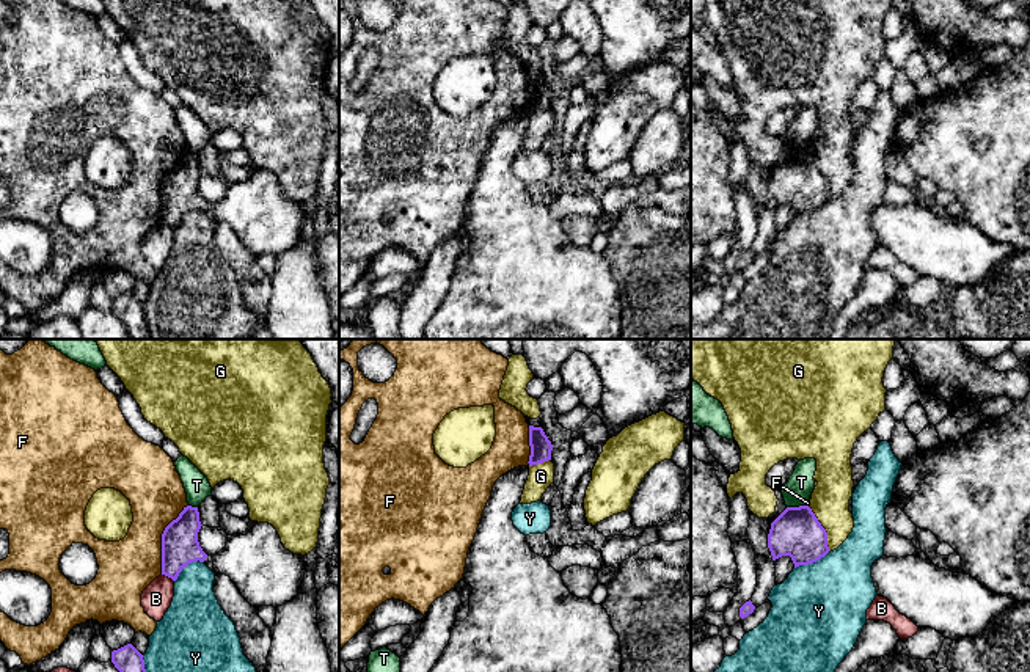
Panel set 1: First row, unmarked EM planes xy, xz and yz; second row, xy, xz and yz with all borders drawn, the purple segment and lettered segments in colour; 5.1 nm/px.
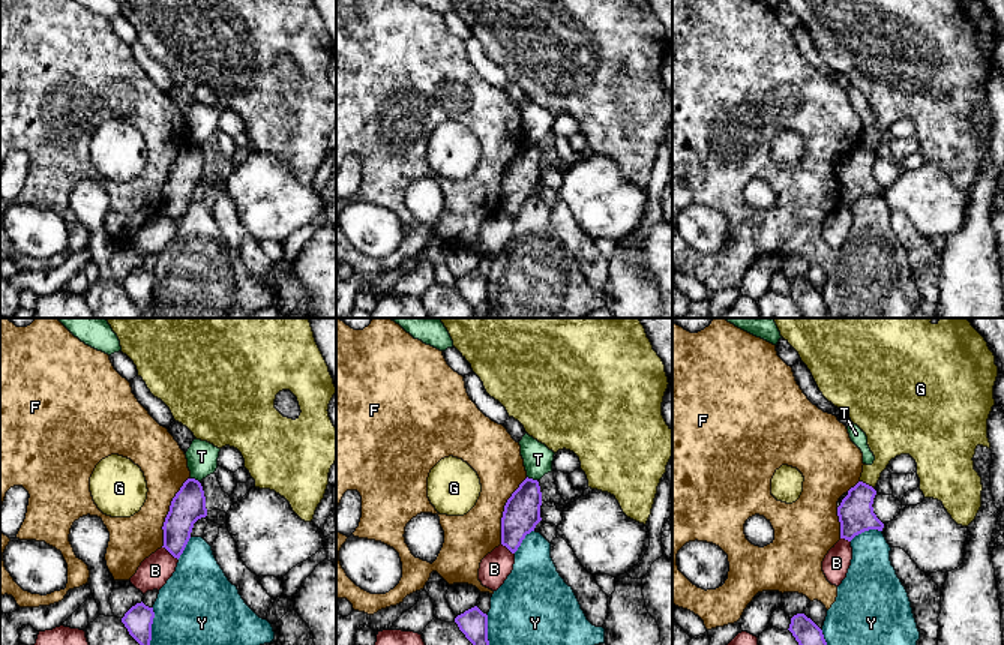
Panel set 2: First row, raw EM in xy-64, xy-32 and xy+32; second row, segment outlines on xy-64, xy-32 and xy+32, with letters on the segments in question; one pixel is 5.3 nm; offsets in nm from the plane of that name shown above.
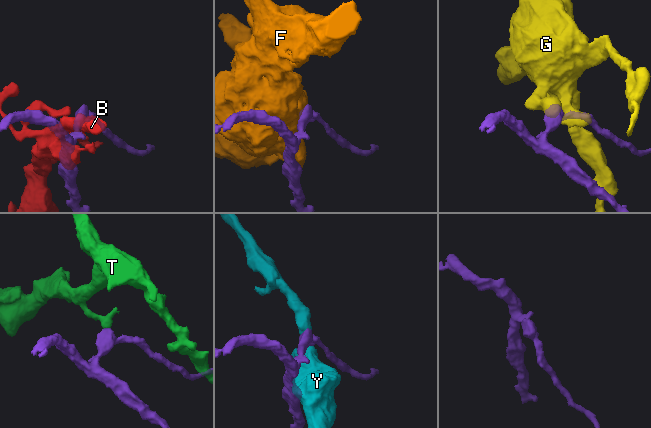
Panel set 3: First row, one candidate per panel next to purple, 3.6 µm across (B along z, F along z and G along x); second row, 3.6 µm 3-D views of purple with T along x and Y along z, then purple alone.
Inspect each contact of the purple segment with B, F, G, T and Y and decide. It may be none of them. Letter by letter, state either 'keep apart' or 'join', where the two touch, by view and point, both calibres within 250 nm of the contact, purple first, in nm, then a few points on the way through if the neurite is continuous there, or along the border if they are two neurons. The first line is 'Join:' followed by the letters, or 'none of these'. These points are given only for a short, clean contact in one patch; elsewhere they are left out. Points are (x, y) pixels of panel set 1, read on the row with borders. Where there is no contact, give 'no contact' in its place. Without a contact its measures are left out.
Join: none of these
B: keep apart; contact xy (168, 577); calibres 190 and 160 nm
F: keep apart; contact xy (162, 539); calibres 190 and 280 nm
G: keep apart; contact yz (825, 529); calibres 260 and 200 nm; border yz (807, 506), (826, 533), (829, 551)
T: keep apart; contact yz (795, 507); calibres 260 and 150 nm; border yz (803, 504), (787, 507)
Y: keep apart; contact xy (186, 566); calibres 190 and 260 nm

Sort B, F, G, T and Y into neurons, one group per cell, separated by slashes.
B / F / G / T / Y

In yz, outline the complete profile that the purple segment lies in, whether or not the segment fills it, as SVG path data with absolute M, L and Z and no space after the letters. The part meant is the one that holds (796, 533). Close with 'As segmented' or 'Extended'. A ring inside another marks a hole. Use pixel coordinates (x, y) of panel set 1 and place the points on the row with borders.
M809 506L787 507L768 534L772 561L790 556L794 568L809 565L829 553L827 532Z. As segmented

